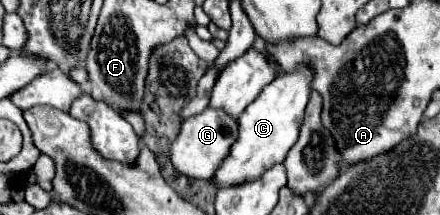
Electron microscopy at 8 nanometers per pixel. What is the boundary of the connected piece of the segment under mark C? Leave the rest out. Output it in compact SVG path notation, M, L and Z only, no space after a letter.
M299 64L293 72L283 72L271 84L267 84L259 98L245 108L245 112L239 116L239 140L233 144L227 160L213 176L217 188L241 184L243 180L255 180L255 176L261 176L267 168L285 160L287 152L297 142L303 112L311 96L311 82L311 68L307 64Z

